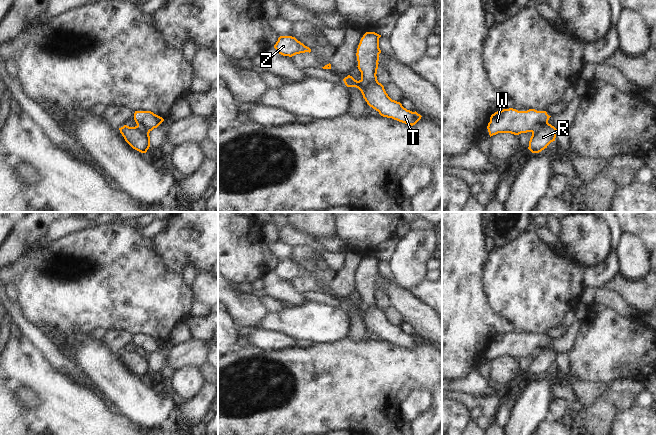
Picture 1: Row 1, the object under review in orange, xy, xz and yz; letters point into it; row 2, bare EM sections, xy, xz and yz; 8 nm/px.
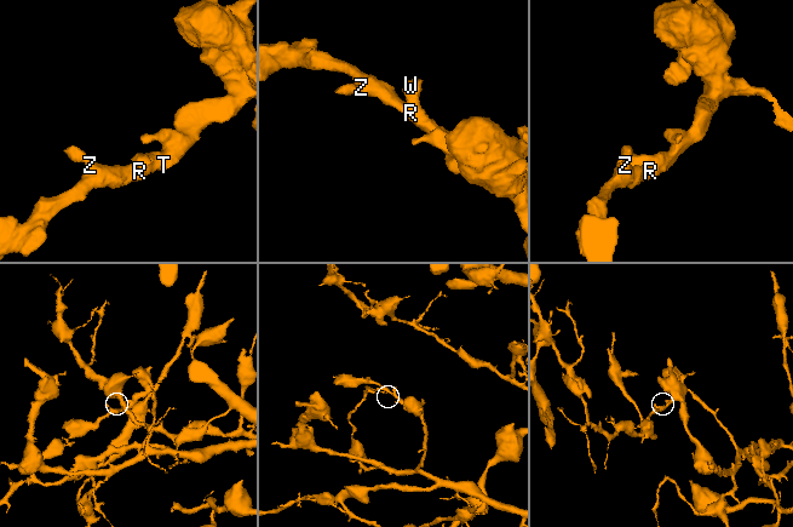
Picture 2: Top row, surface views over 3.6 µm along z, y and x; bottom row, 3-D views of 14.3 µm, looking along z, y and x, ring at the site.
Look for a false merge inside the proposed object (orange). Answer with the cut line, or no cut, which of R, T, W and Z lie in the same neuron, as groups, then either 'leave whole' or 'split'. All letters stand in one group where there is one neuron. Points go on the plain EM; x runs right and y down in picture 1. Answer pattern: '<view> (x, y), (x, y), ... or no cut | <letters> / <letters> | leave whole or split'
no cut | R T W Z | leave whole

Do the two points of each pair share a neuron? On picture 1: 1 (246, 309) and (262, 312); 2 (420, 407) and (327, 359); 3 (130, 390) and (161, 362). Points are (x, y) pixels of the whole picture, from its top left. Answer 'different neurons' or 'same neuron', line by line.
1: same neuron
2: different neurons
3: different neurons

